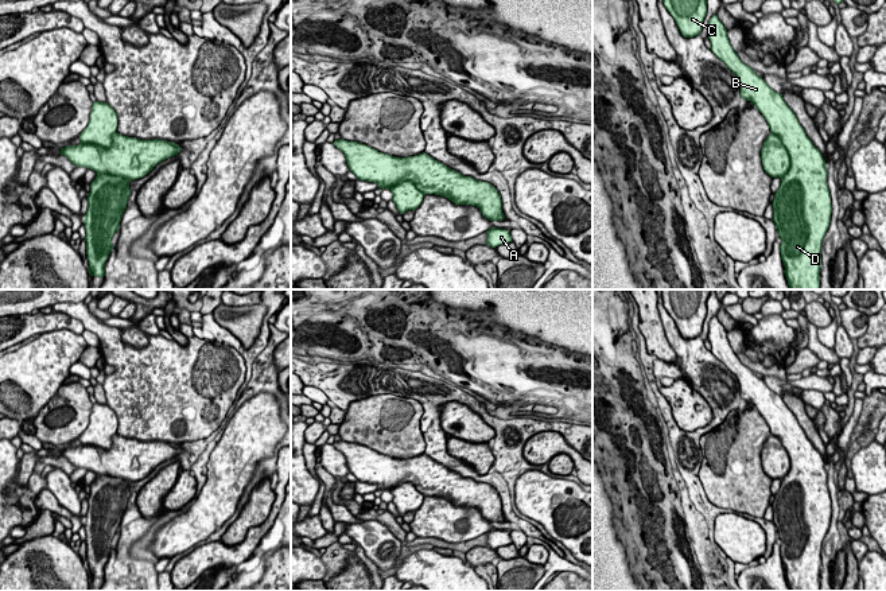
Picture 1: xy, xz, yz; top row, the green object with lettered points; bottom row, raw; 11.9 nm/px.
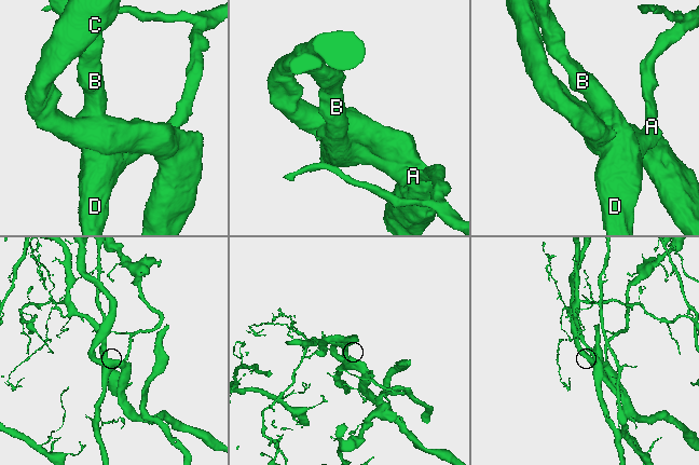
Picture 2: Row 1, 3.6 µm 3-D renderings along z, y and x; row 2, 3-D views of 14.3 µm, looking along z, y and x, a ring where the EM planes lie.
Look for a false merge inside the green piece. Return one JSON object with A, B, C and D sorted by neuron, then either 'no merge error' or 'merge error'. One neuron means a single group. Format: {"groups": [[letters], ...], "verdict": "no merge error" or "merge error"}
{"groups": [["A", "B", "D"], ["C"]], "verdict": "merge error"}

